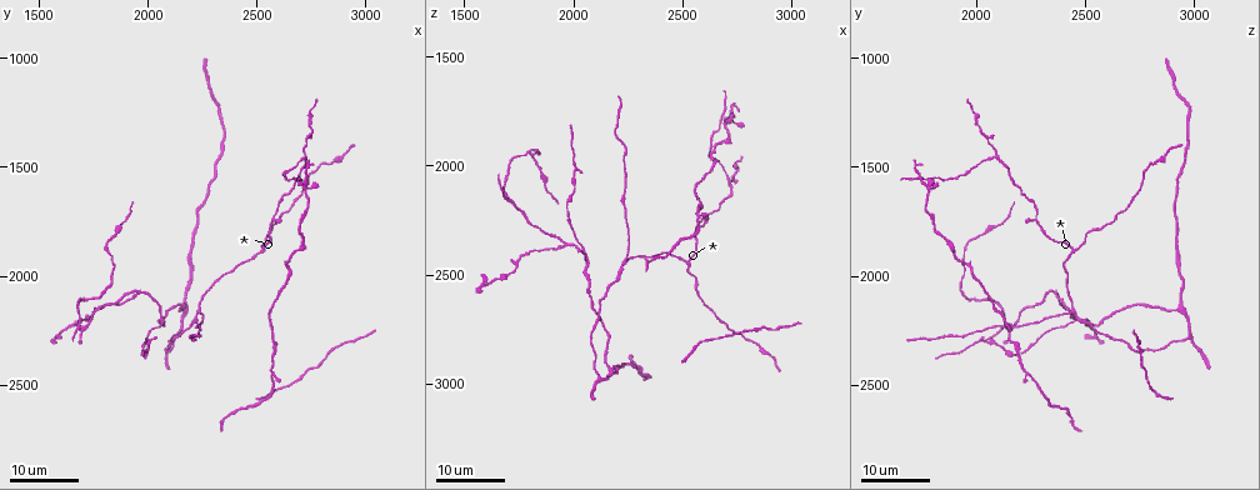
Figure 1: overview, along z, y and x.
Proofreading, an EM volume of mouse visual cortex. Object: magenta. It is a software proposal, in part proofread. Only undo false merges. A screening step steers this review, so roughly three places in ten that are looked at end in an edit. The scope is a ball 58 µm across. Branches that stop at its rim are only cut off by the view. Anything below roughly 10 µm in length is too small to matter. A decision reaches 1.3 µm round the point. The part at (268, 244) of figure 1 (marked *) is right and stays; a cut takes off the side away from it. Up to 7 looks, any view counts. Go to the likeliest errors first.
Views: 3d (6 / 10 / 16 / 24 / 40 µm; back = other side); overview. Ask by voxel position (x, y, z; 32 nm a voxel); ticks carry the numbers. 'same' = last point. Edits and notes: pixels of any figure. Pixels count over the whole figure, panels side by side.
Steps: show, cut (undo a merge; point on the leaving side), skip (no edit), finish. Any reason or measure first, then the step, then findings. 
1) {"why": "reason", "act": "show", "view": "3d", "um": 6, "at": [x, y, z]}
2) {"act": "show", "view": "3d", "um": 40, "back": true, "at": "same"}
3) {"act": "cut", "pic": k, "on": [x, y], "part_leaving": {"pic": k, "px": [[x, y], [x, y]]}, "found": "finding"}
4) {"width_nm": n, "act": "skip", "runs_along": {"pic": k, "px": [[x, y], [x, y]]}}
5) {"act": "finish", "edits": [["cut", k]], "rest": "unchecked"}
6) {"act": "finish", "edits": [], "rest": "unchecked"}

{"why": "thin arm on a thick one", "act": "show", "view": "3d", "um": 16, "at": [1960, 2080, 2370]}

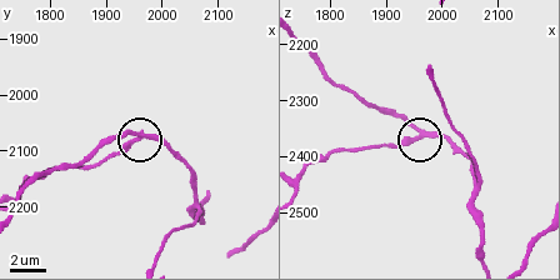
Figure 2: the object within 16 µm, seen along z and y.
{"act": "show", "view": "3d", "um": 10, "at": [1955, 2080, 2365]}

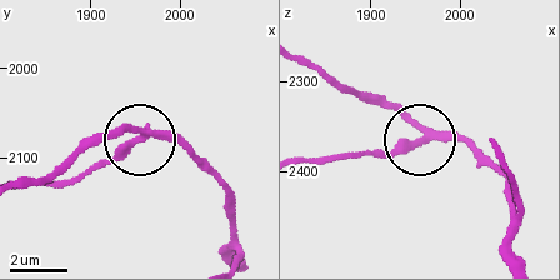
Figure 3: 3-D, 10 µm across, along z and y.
{"act": "cut", "pic": 3, "on": [115, 155], "part_leaving": {"pic": 3, "px": [[434, 136], [408, 136], [344, 159], [300, 159]]}, "found": "two cells meet here"}

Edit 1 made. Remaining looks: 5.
{"act": "show", "view": "overview"}

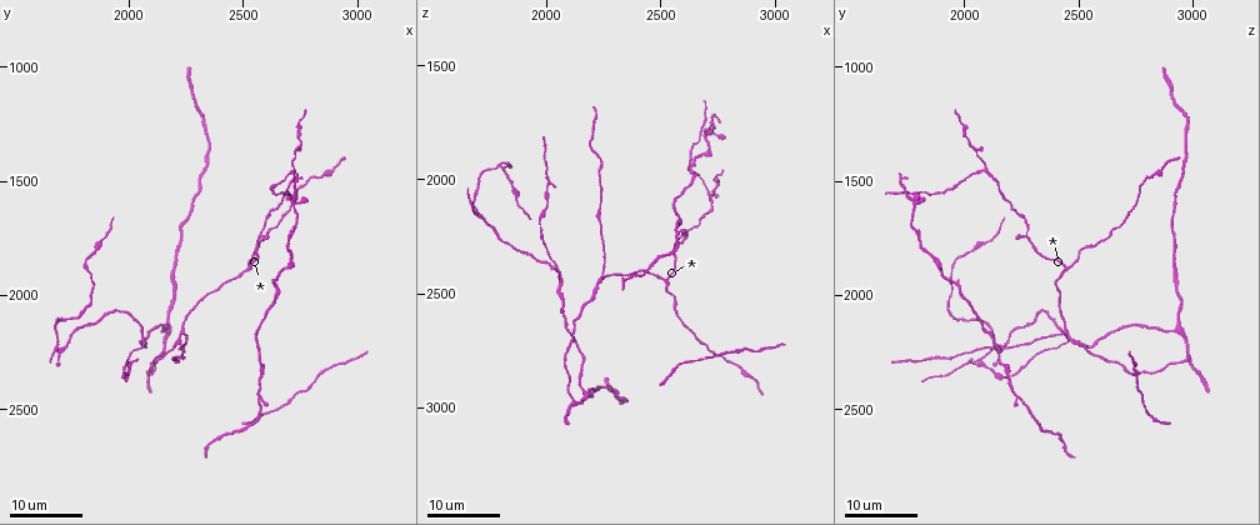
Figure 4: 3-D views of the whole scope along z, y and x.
{"act": "show", "view": "3d", "um": 16, "at": [2520, 1890, 2440]}

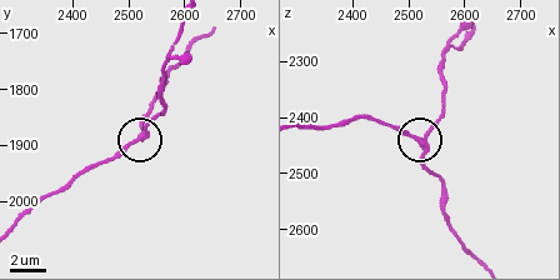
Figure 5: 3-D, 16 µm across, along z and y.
{"act": "show", "view": "3d", "um": 6, "at": [2515, 1890, 2440]}

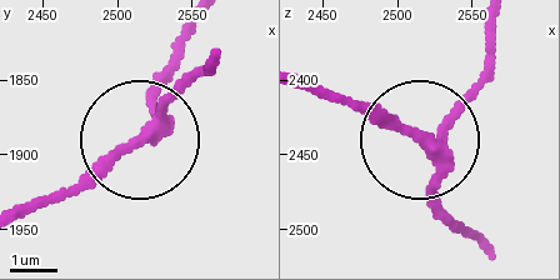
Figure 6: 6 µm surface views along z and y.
{"why": "other side", "act": "show", "view": "3d", "um": 6, "back": true, "at": [2520, 1886, 2444]}

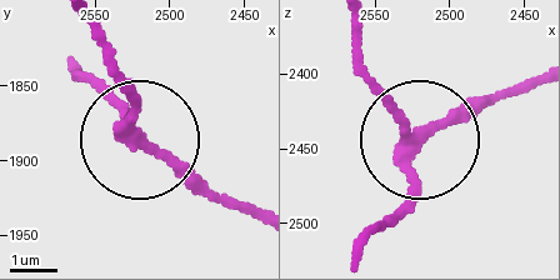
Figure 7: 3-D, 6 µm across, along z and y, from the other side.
{"width_nm": 240, "act": "skip", "runs_along": {"pic": 7, "px": [[379, 93], [419, 136], [403, 216]]}, "found": "continuous, no second cell"}

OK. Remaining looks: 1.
{"act": "finish", "edits": [["cut", 3]], "rest": "unchecked"}

